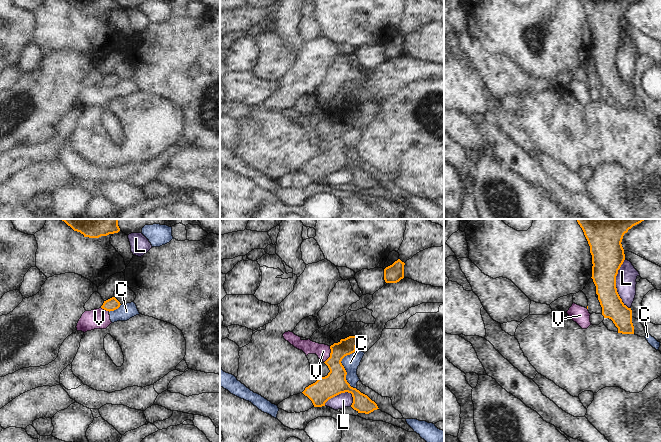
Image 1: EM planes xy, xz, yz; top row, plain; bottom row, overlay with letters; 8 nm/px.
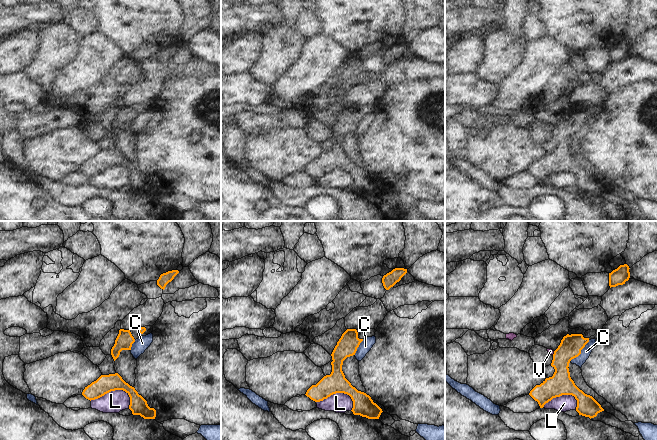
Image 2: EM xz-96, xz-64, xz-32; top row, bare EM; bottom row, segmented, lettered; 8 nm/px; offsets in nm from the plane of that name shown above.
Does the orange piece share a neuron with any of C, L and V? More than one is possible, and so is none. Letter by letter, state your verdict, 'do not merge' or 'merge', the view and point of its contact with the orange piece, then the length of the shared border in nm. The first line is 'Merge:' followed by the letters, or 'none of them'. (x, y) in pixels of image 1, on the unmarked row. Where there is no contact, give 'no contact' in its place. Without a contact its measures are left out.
Merge: none of them
C: do not merge | xz (344, 145) | 320 nm
L: do not merge | yz (615, 60) | 400 nm
V: do not merge | xz (330, 130) | 140 nm

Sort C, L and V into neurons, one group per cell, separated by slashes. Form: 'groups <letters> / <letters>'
groups C V / L

